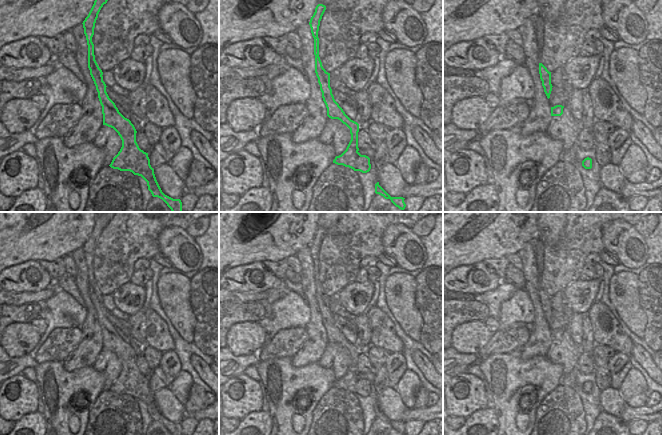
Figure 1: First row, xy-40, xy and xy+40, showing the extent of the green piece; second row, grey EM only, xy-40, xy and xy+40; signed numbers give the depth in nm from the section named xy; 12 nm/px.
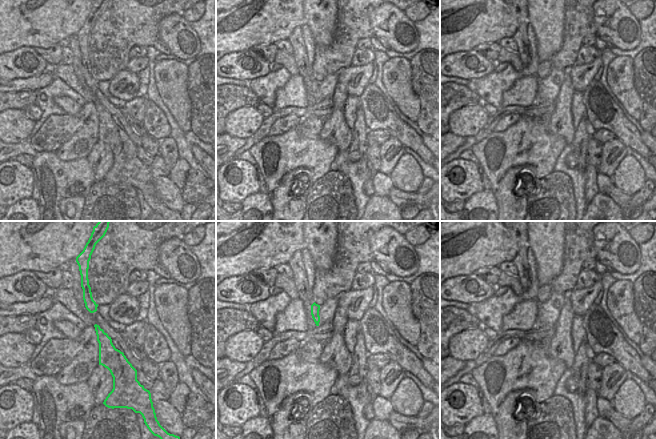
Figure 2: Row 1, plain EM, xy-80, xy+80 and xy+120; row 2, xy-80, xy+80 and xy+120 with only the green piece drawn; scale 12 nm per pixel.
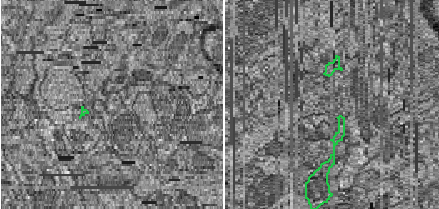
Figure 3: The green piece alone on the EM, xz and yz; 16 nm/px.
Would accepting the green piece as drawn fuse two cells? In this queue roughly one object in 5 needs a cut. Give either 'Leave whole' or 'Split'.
Leave whole.

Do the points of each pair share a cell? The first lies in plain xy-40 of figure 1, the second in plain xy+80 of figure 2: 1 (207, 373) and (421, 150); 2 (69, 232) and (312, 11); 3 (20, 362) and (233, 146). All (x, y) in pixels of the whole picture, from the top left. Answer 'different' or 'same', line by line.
1: same
2: different
3: same

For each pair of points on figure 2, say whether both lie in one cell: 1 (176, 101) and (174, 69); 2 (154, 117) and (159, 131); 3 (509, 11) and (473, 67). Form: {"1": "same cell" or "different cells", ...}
{"1": "same cell", "2": "same cell", "3": "different cells"}

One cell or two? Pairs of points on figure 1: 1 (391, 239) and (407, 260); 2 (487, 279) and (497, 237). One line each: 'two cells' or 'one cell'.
1: one cell
2: two cells

